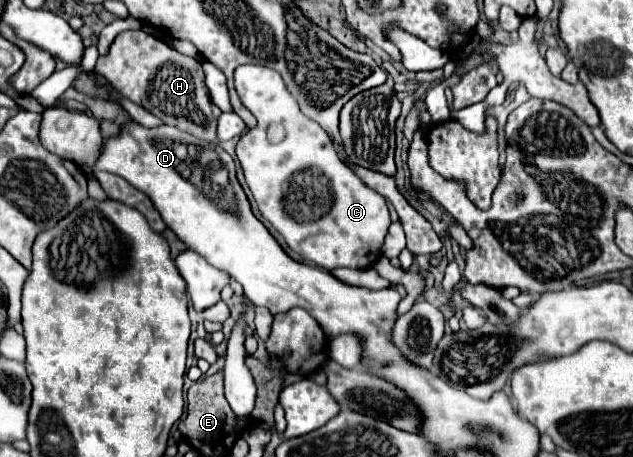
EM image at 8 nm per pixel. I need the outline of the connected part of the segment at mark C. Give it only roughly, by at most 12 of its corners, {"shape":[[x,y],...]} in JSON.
{"shape":[[240,65],[258,119],[236,157],[264,219],[326,271],[372,267],[386,199],[276,69]]}

